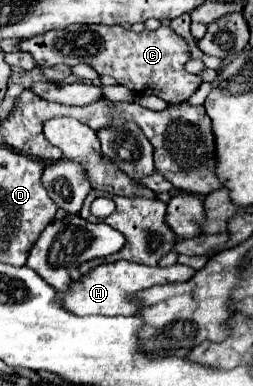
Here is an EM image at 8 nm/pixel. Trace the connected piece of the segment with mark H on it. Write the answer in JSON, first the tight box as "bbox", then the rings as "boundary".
{"bbox":[60,260,196,316],"boundary":[[[120,260],[114,264],[102,264],[84,274],[80,282],[72,282],[70,292],[62,292],[60,298],[64,302],[64,308],[78,314],[104,314],[104,316],[134,316],[140,312],[142,302],[136,298],[138,292],[152,288],[156,284],[172,284],[172,282],[188,282],[196,274],[194,268],[184,266],[184,264],[174,264],[168,268],[162,266],[144,266],[128,260]]]}

